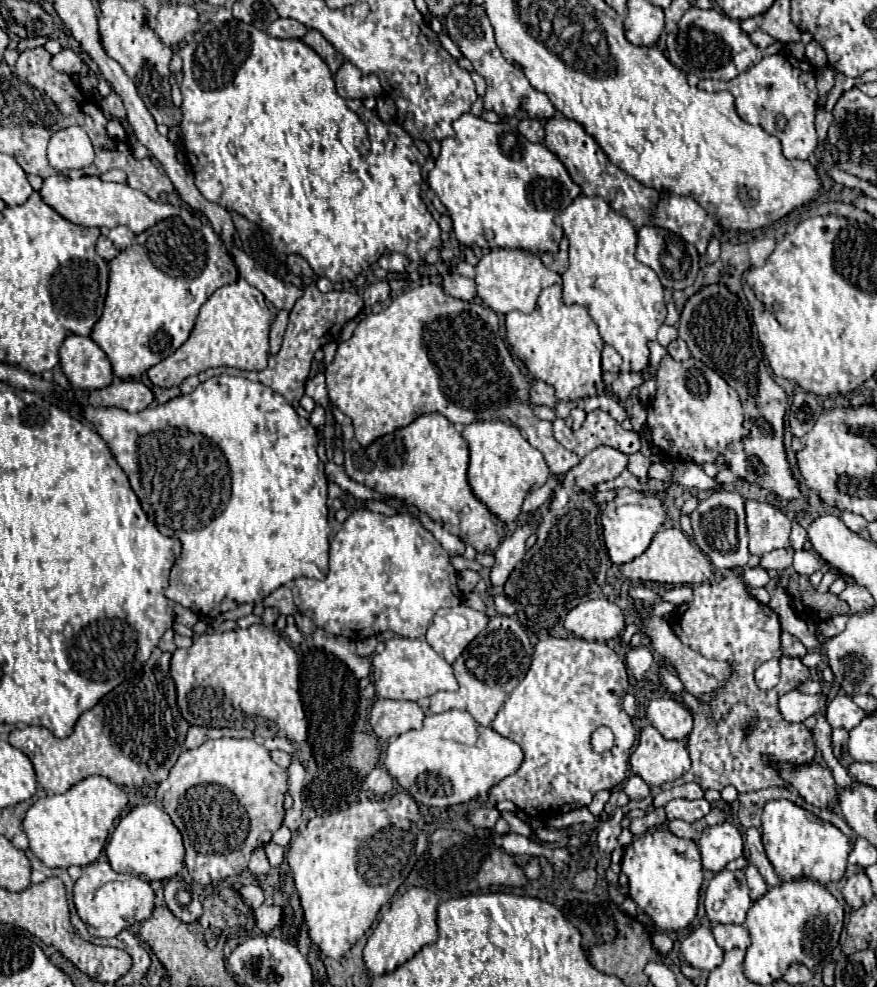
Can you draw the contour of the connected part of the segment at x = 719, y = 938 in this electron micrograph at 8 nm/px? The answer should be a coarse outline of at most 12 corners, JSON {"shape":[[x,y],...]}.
{"shape":[[714,925],[714,939],[722,951],[748,949],[744,925]]}

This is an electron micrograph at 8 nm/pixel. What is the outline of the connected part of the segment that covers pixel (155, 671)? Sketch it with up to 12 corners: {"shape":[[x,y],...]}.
{"shape":[[170,653],[82,713],[66,739],[14,729],[38,783],[164,781],[190,725]]}

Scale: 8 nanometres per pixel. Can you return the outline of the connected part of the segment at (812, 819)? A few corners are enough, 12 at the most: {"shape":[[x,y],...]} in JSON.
{"shape":[[792,801],[764,805],[782,881],[844,877],[848,837]]}

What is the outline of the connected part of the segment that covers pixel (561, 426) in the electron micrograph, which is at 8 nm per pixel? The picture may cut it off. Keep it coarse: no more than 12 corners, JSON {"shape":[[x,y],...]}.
{"shape":[[594,409],[574,431],[552,422],[555,439],[584,457],[600,445],[640,451],[638,431],[624,431],[608,411]]}

